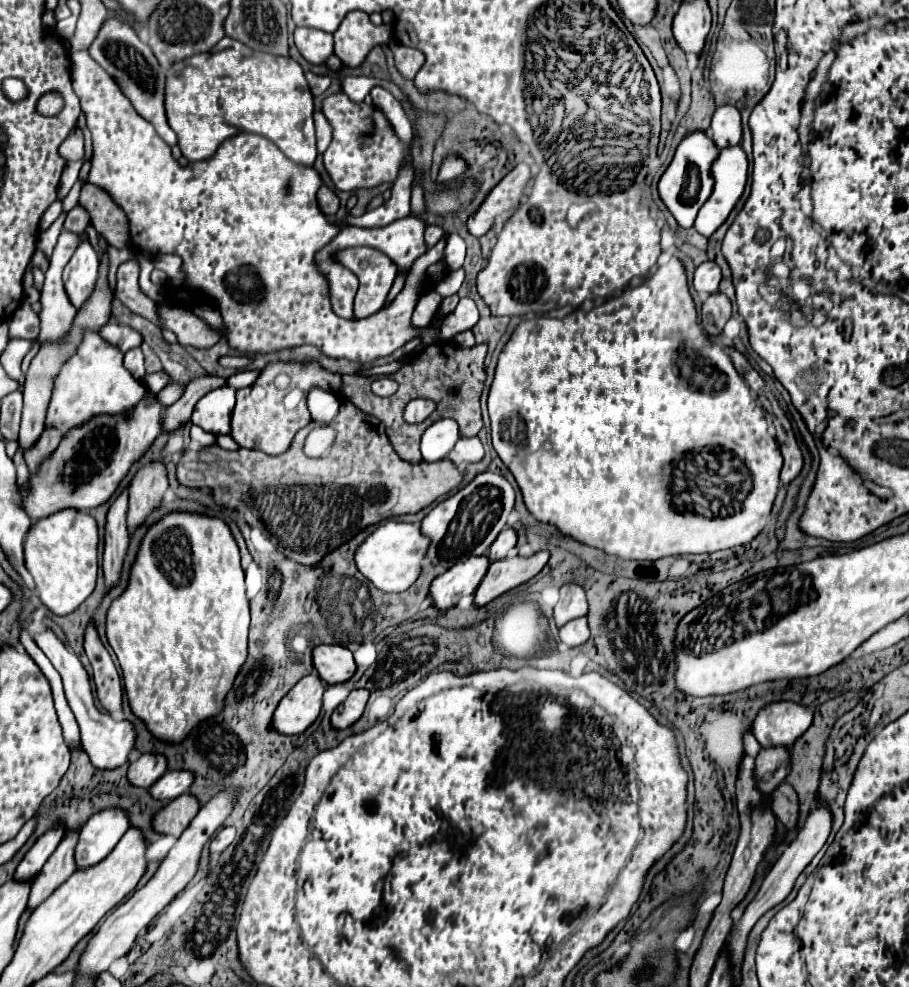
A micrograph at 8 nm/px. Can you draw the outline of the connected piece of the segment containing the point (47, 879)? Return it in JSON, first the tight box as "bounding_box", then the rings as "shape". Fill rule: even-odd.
{"bounding_box":[28,830,78,908],"shape":[[[72,830],[70,834],[66,834],[66,838],[62,838],[60,846],[56,846],[54,854],[44,864],[44,870],[32,884],[28,906],[32,908],[40,906],[72,874],[72,870],[76,870],[76,862],[74,862],[76,842],[78,842],[78,832]]]}

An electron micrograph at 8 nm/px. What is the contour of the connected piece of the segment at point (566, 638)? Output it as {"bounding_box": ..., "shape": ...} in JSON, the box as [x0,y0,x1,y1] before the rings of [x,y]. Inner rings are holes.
{"bounding_box":[560,618,590,648],"shape":[[[576,618],[576,620],[568,622],[564,628],[560,628],[560,640],[564,644],[568,644],[570,648],[584,644],[588,638],[590,638],[590,630],[588,630],[586,618]]]}

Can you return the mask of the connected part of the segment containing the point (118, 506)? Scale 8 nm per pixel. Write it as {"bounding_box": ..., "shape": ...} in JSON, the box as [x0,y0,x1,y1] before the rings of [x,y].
{"bounding_box":[104,488,128,586],"shape":[[[128,488],[120,492],[106,514],[106,528],[104,528],[104,576],[106,586],[114,586],[120,574],[122,558],[128,546]]]}

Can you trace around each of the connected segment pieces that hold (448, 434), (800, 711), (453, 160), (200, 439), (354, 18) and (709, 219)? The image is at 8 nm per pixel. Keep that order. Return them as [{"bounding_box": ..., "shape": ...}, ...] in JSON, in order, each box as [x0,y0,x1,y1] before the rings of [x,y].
[{"bounding_box":[420,418,460,462],"shape":[[[450,418],[438,420],[438,422],[430,424],[422,434],[422,442],[420,442],[422,458],[426,462],[442,460],[448,456],[448,452],[456,446],[458,440],[460,440],[458,424]]]},{"bounding_box":[752,702,812,748],"shape":[[[774,702],[764,706],[754,720],[752,734],[762,748],[792,748],[812,724],[812,710],[792,702]]]},{"bounding_box":[438,154,468,182],"shape":[[[448,154],[440,166],[440,172],[438,172],[438,182],[448,182],[448,180],[454,180],[458,176],[462,176],[464,172],[468,170],[468,164],[464,158],[456,156],[456,154]]]},{"bounding_box":[190,426,216,446],"shape":[[[192,426],[190,428],[190,438],[202,446],[214,446],[216,444],[216,436],[206,432],[206,430],[200,430],[198,426]]]},{"bounding_box":[334,12,390,66],"shape":[[[348,12],[338,30],[334,32],[334,54],[346,66],[358,66],[376,44],[390,40],[390,28],[374,26],[364,12]]]},{"bounding_box":[694,146,748,236],"shape":[[[730,146],[728,150],[720,150],[716,162],[712,162],[714,190],[706,204],[700,208],[694,228],[702,236],[710,236],[716,228],[728,218],[734,204],[744,192],[748,178],[748,160],[740,146]]]}]

